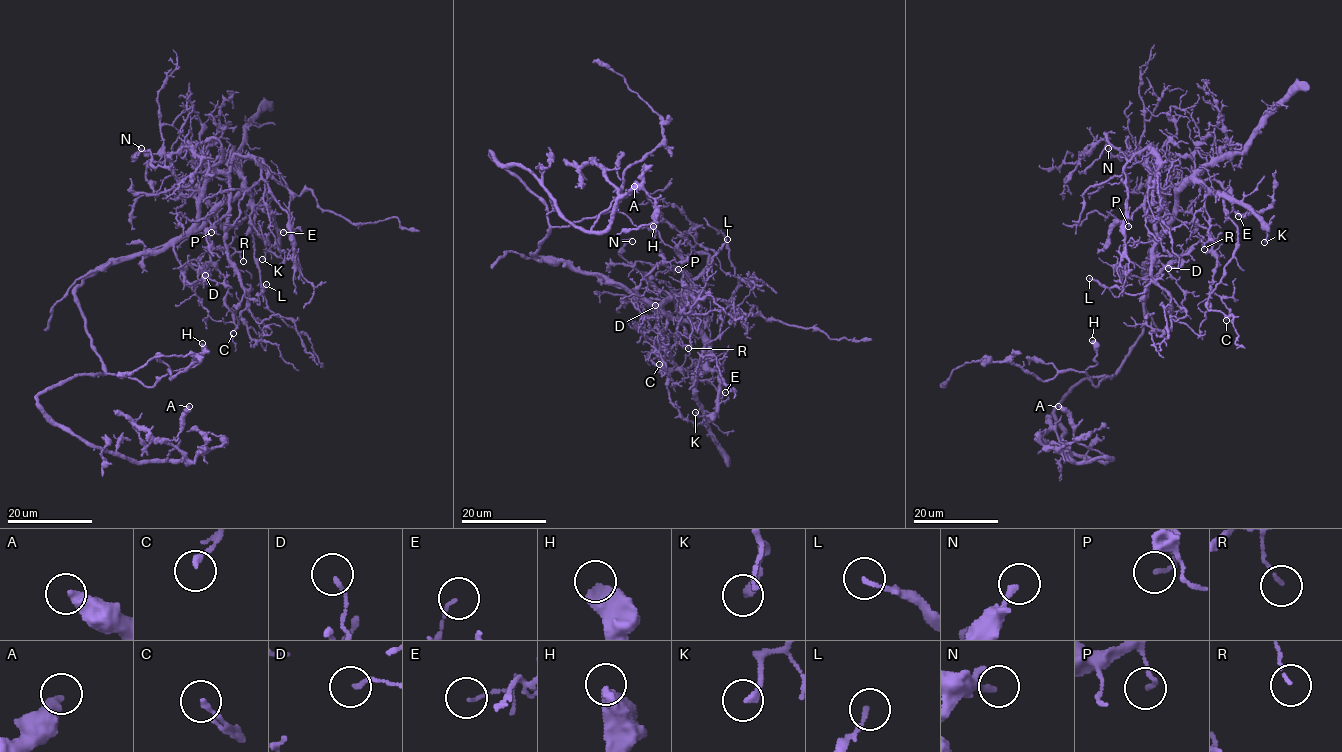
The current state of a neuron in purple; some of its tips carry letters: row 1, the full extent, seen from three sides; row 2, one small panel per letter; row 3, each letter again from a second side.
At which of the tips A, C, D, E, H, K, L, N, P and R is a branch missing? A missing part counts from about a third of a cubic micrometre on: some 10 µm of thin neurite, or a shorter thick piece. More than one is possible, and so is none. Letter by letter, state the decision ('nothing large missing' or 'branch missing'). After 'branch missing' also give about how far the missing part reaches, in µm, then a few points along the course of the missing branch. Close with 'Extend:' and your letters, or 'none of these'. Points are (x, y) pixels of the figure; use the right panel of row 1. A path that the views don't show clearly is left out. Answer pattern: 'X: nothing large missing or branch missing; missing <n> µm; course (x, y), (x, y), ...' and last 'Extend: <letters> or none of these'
A: nothing large missing
C: nothing large missing
D: nothing large missing
E: nothing large missing
H: nothing large missing
K: nothing large missing
L: nothing large missing
N: nothing large missing
P: nothing large missing
R: nothing large missing
Extend: none of these

